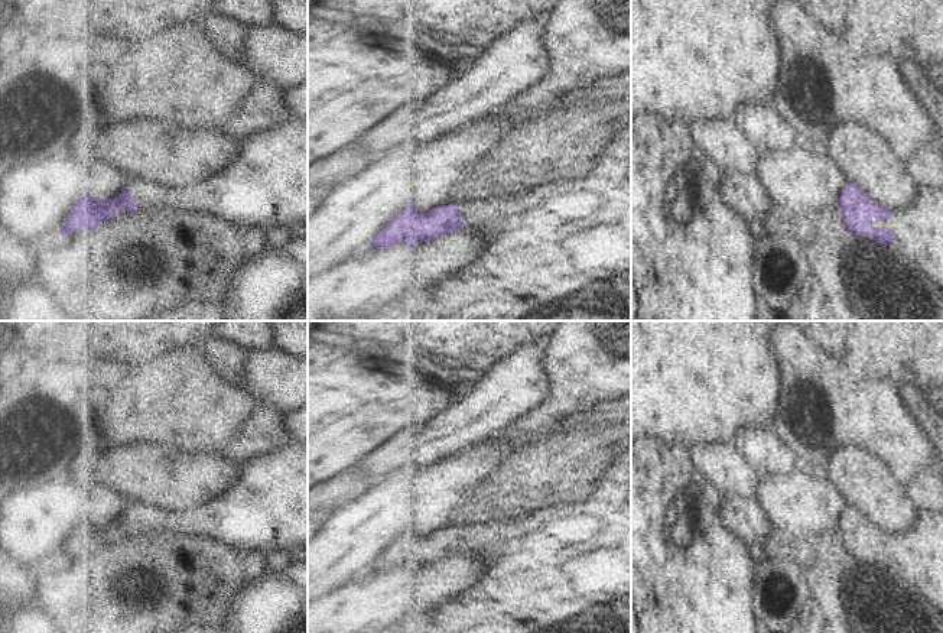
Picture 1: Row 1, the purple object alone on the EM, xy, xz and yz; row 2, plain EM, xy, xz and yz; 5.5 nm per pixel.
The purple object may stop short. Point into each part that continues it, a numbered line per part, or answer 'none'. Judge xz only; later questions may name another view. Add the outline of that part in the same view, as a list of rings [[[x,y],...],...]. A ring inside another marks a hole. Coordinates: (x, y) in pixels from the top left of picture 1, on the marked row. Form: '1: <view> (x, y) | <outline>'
1: xz (546, 243) | [[[631,108],[621,113],[608,147],[588,176],[539,185],[495,202],[484,201],[479,195],[468,192],[458,201],[458,208],[465,218],[465,227],[478,227],[487,236],[490,244],[482,256],[464,270],[452,273],[445,282],[429,283],[426,292],[410,308],[410,321],[521,321],[531,311],[542,309],[543,305],[555,303],[581,289],[591,288],[594,283],[631,272]]]

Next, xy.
1: xy (266, 187) | [[[308,120],[245,140],[240,158],[215,178],[186,189],[136,182],[139,208],[218,215],[266,231],[308,223]]]

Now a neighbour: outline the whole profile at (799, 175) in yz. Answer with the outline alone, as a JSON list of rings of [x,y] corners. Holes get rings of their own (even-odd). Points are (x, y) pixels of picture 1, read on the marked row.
[[[799,130],[799,139],[786,137],[762,150],[752,165],[754,173],[761,179],[775,208],[806,214],[817,207],[836,207],[846,176],[836,160],[814,140],[812,133]]]

